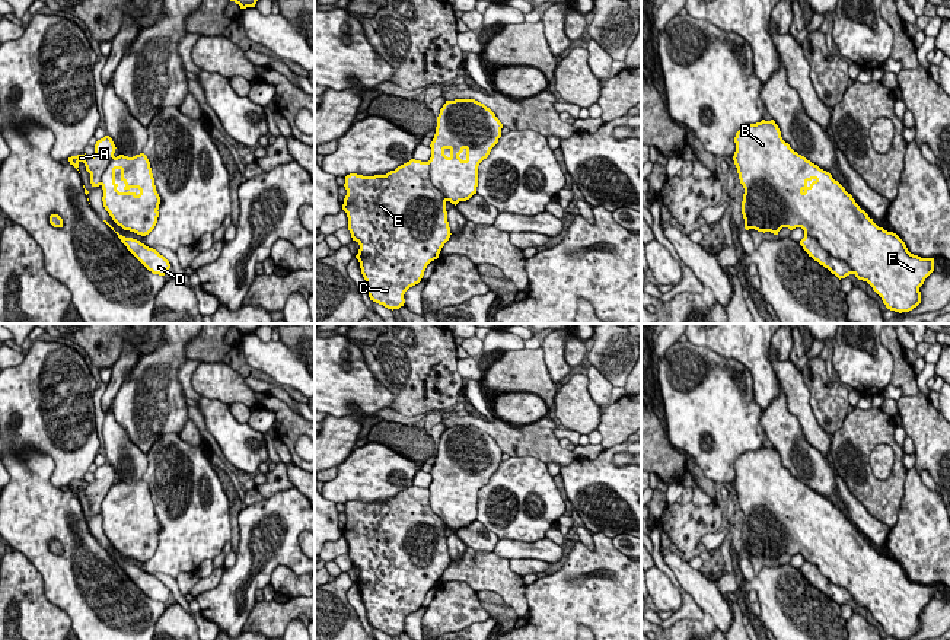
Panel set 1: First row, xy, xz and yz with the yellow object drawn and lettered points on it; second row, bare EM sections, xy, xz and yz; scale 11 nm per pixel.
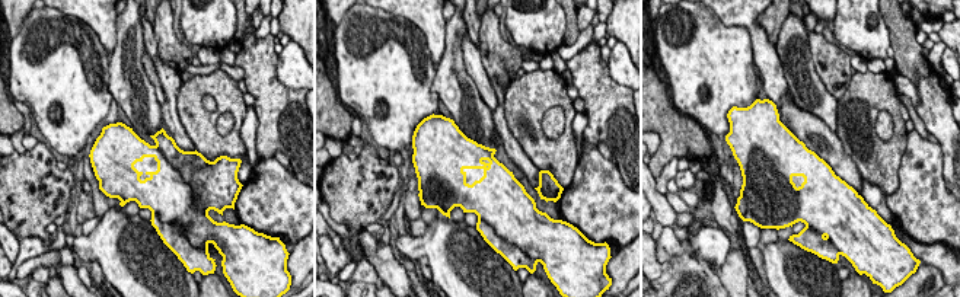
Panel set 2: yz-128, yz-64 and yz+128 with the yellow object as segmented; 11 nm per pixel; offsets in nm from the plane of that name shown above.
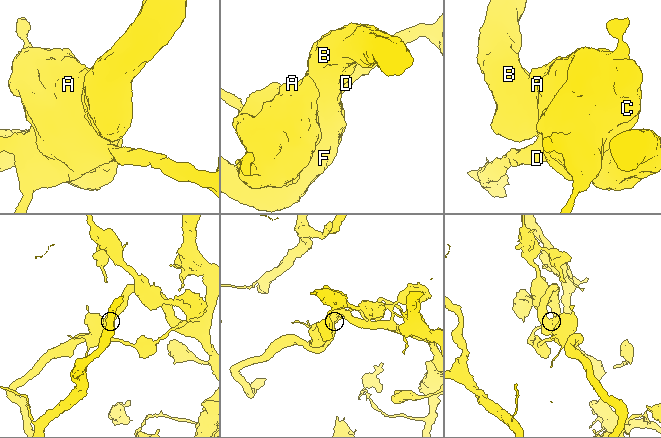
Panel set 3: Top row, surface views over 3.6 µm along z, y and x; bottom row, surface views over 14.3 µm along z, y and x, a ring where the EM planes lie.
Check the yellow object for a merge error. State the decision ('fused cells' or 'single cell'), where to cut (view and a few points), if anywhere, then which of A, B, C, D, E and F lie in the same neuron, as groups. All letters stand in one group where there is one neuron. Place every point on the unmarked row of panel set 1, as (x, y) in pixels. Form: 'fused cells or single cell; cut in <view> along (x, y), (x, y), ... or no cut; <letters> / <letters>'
single cell; no cut; A B C D E F

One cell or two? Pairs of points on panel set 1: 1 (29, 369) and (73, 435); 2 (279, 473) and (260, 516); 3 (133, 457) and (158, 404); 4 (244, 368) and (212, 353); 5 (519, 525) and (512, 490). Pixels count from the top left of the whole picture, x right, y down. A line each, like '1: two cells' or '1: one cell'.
1: one cell
2: two cells
3: two cells
4: one cell
5: one cell

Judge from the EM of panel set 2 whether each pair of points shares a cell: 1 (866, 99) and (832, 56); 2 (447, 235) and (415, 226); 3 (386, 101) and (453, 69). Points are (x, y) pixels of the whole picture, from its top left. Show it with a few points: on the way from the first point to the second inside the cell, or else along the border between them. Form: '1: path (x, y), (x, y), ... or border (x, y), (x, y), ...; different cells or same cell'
1: border (852, 74), (848, 89), (838, 99); different cells
2: border (427, 227), (423, 235), (410, 235); different cells
3: border (434, 66), (433, 90), (440, 99); different cells

